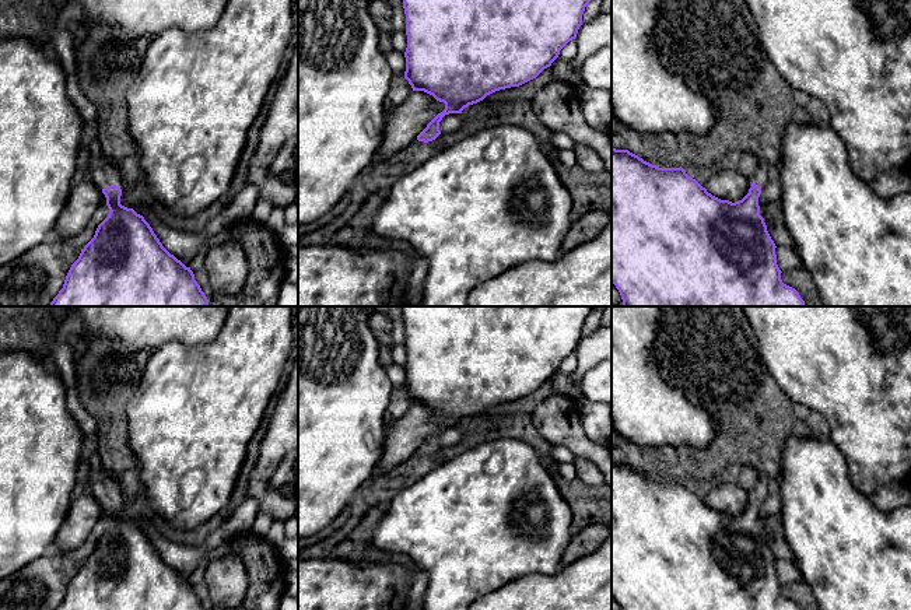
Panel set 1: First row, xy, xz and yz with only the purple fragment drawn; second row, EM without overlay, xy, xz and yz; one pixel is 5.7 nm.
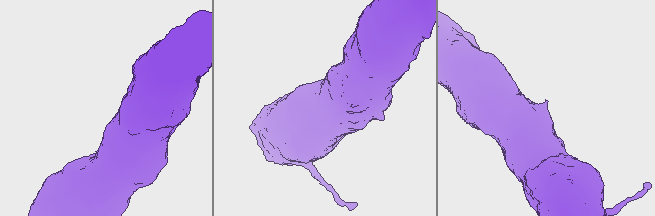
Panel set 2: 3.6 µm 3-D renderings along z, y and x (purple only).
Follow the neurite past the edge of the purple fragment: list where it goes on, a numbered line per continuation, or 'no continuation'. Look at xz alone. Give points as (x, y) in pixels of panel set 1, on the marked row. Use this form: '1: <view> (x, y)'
no continuation

